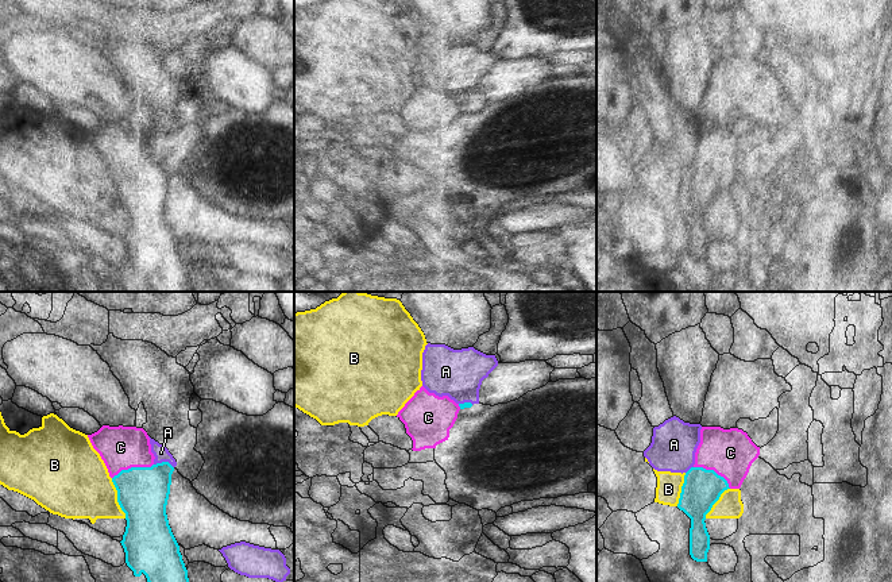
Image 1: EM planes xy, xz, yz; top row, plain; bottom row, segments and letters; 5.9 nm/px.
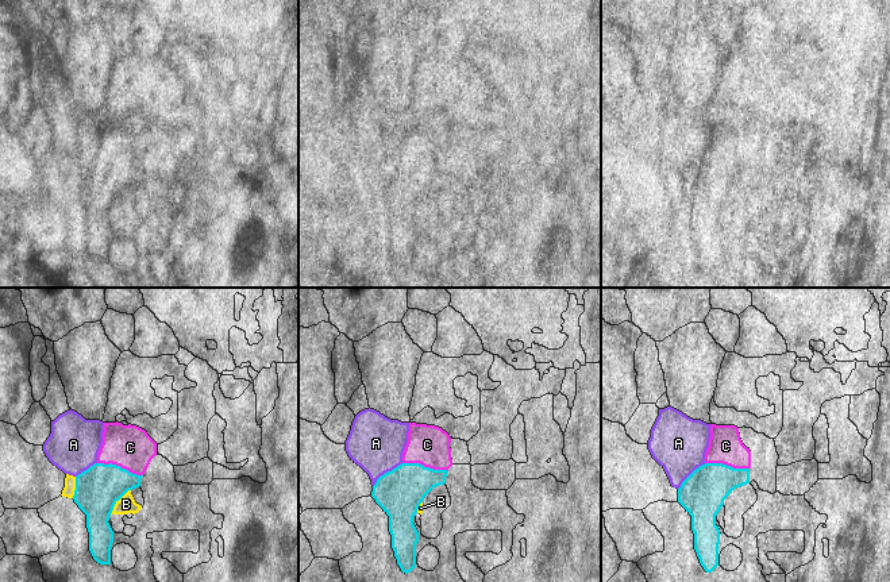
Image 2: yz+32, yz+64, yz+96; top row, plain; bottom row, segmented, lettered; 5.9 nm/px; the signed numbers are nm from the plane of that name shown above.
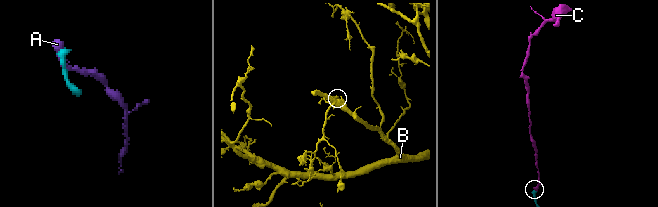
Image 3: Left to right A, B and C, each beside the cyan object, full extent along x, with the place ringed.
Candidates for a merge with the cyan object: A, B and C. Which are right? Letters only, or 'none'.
C

